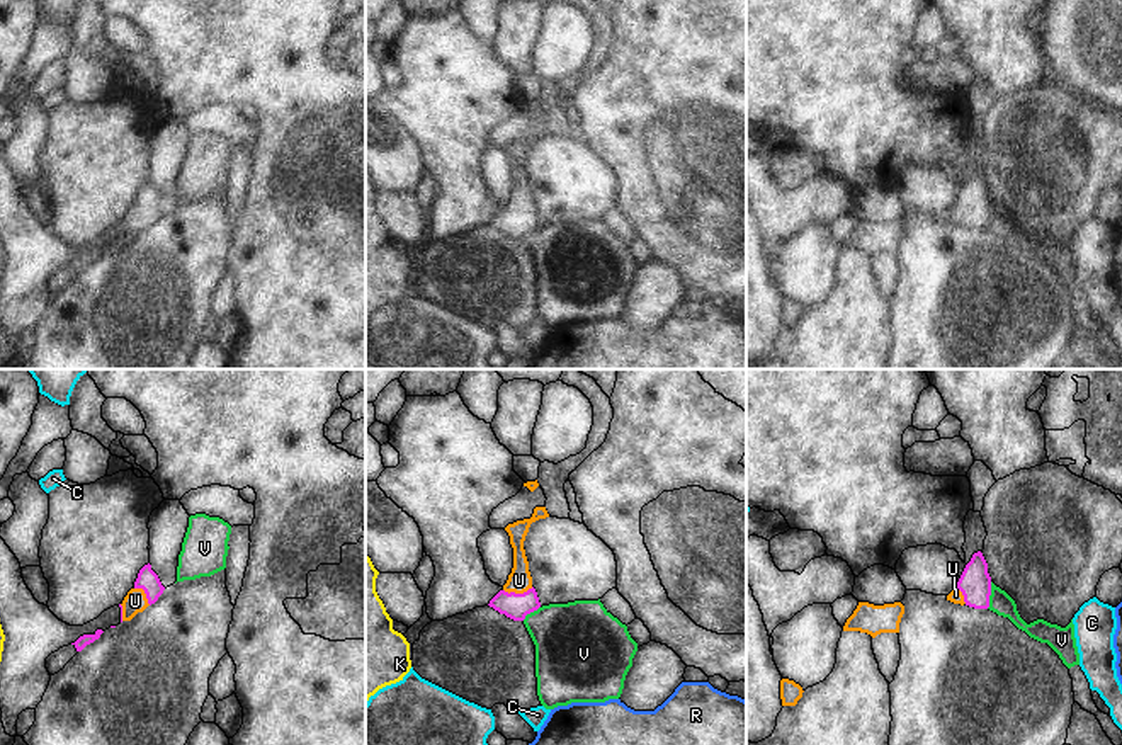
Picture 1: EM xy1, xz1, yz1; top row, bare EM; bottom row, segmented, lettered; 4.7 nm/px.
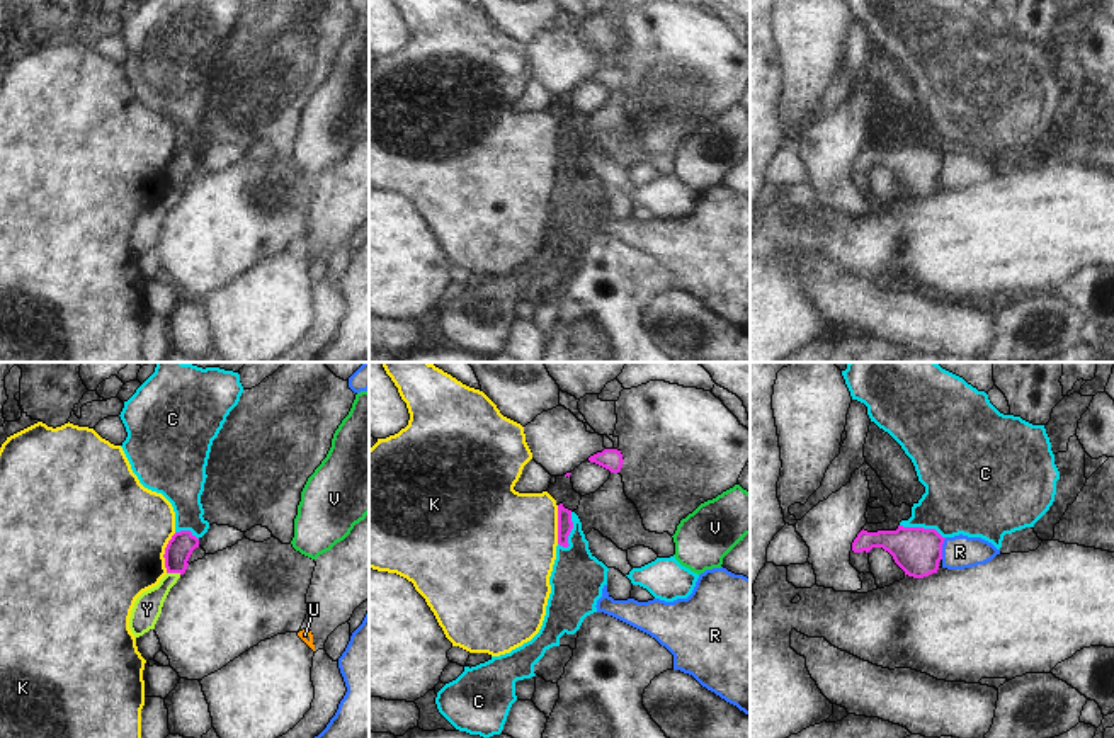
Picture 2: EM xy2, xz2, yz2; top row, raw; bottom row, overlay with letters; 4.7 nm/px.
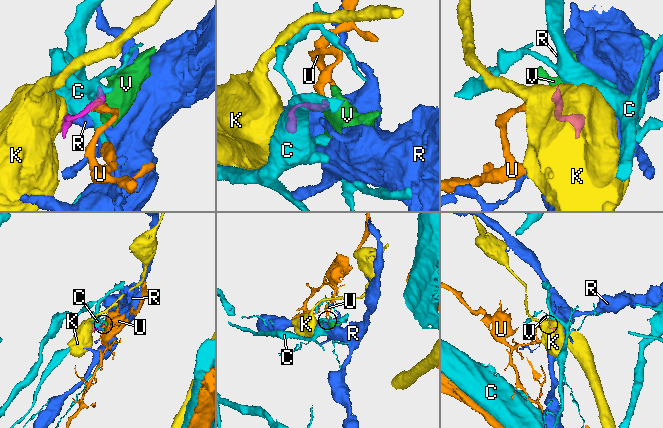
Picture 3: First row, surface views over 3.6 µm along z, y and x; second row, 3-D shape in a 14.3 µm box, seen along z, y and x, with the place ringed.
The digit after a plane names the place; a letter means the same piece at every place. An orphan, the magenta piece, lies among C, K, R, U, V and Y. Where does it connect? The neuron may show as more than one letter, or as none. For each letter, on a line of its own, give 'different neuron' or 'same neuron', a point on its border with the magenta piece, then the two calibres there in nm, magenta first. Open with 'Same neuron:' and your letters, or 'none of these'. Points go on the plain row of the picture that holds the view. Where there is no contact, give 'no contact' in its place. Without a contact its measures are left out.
Same neuron: U
C: different neuron | yz2 (922, 147) | 220/360 nm
K: different neuron | xy2 (165, 172) | 120/480 nm
R: different neuron | yz2 (941, 167) | 220/160 nm
U: same neuron | xz1 (517, 213) | 130/110 nm
V: different neuron | yz1 (988, 215) | 150/110 nm
Y: different neuron | xy2 (174, 191) | 120/130 nm

